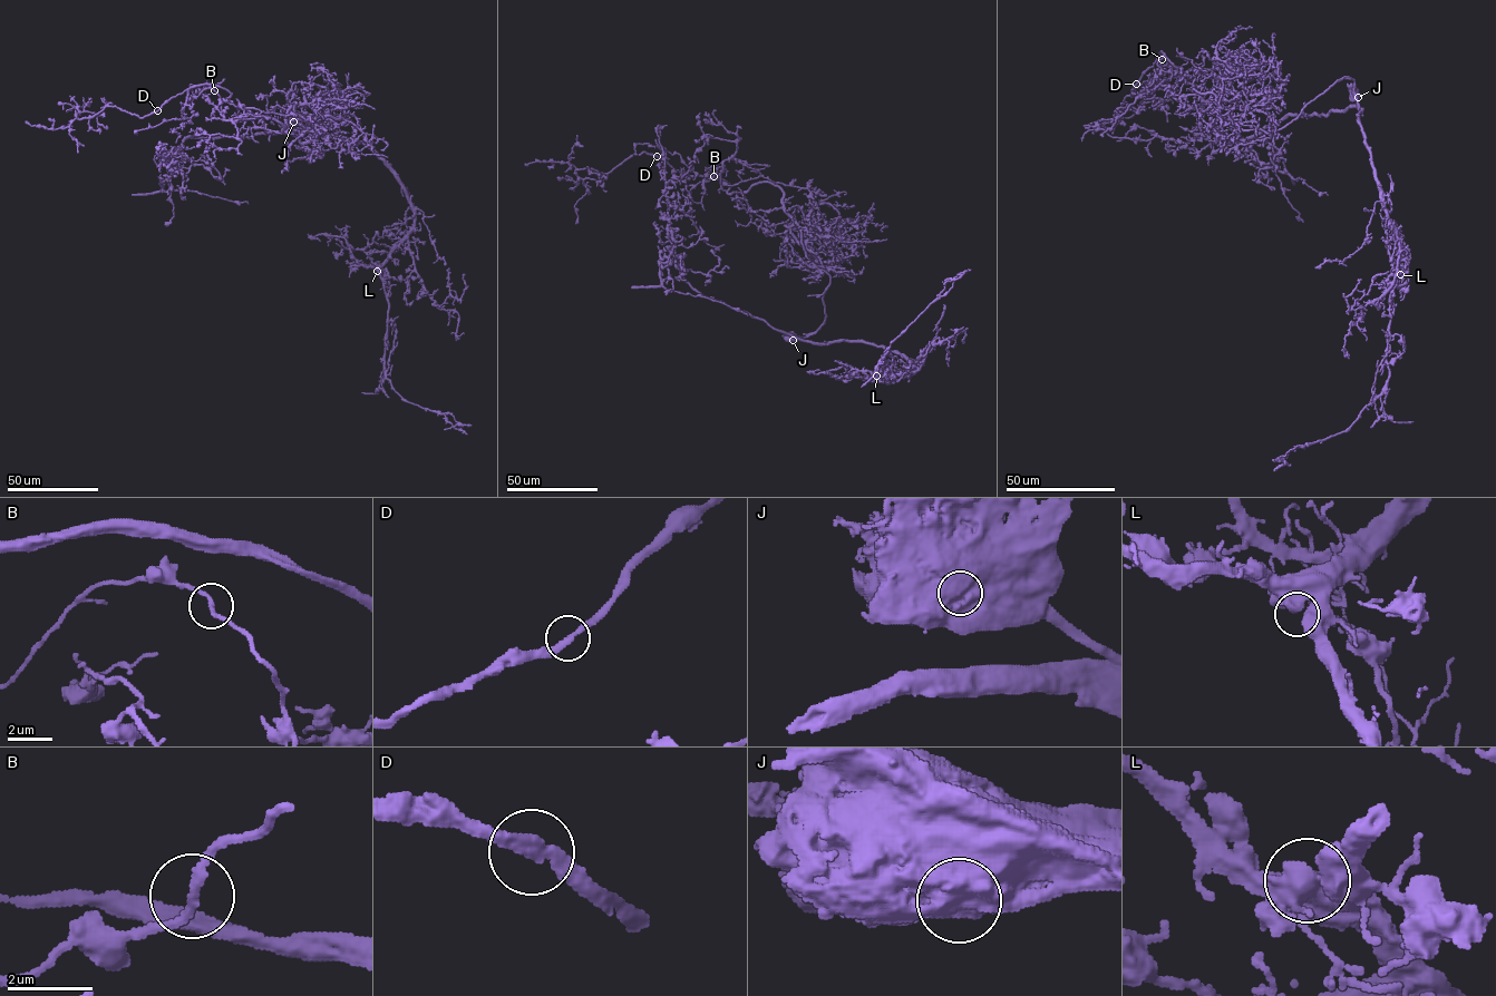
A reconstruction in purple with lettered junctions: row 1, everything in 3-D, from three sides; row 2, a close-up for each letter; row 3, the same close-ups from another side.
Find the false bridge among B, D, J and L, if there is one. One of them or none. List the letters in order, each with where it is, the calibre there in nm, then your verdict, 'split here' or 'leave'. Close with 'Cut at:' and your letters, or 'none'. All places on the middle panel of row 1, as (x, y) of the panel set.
B: (714, 176) | 190 nm | leave
D: (657, 156) | 320 nm | leave
J: (793, 340) | 1300 nm | split here
L: (876, 376) | 700 nm | leave
Cut at: J

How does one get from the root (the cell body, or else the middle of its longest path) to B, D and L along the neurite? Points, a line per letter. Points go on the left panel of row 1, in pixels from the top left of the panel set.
B: (290, 119), (308, 107), (322, 108), (330, 147), (302, 148), (298, 136), (312, 119), (235, 106), (214, 90)
D: (290, 119), (322, 108), (330, 147), (303, 149), (295, 135), (255, 127), (210, 84), (156, 111)
L: (290, 119), (290, 123), (300, 123), (314, 132), (365, 143), (402, 187), (413, 212), (414, 228), (377, 271)

